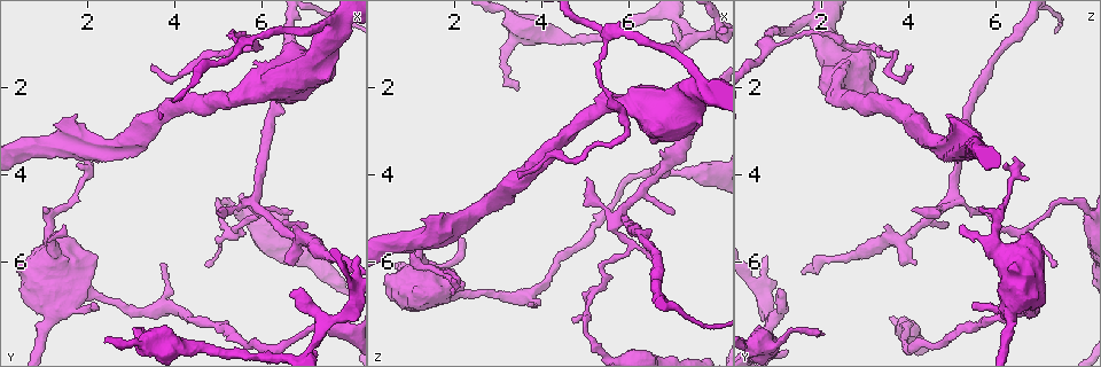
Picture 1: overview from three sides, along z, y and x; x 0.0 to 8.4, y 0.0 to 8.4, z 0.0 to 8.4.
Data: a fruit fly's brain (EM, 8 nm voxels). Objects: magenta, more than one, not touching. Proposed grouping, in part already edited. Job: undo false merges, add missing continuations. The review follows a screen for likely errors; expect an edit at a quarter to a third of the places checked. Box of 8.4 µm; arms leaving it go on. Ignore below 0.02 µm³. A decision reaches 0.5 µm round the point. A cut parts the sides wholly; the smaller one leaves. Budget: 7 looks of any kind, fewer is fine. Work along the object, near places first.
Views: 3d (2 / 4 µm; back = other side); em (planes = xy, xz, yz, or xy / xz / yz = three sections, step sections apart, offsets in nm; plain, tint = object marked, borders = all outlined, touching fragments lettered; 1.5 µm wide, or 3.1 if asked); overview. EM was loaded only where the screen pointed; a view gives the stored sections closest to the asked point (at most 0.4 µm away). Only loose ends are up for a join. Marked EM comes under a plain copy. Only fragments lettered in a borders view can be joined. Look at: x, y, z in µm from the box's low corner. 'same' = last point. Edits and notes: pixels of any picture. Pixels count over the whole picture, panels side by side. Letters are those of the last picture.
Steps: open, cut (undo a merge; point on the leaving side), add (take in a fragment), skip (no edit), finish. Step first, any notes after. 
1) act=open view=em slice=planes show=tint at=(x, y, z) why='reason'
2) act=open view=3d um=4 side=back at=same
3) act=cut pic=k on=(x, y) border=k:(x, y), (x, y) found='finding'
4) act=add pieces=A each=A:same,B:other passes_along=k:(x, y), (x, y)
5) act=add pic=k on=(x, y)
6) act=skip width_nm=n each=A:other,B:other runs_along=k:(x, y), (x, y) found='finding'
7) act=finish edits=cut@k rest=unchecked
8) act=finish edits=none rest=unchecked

act=open view=3d um=2 at=(4.70, 6.10, 7.25) why='tapers out'

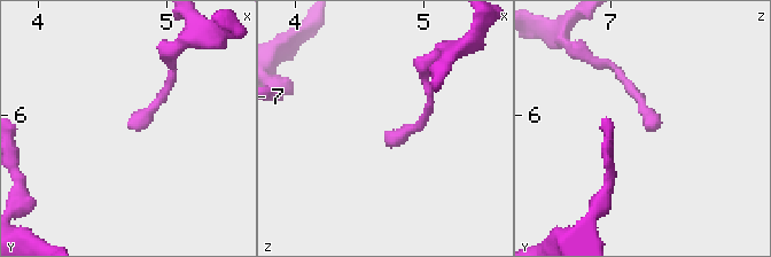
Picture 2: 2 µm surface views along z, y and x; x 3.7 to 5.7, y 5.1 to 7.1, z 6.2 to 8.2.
act=open view=em slice=planes show=borders at=(4.70, 6.06, 7.26)

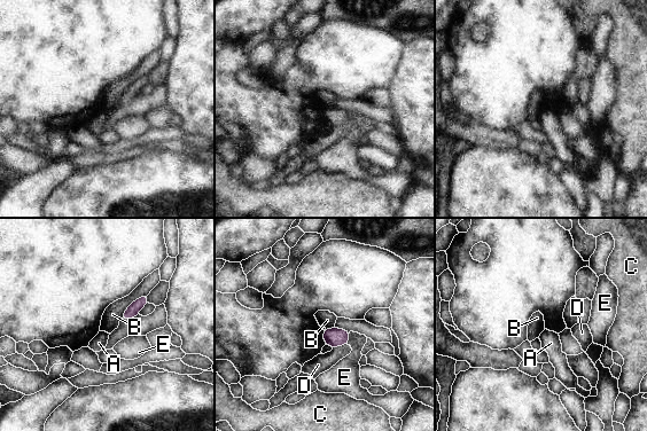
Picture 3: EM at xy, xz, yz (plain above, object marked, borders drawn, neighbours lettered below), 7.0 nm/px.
act=skip each=A:other,B:other,C:other,D:other,E:other border=3:(147, 294), (137, 298), (119, 319) found='no lettered fragment goes on from it'

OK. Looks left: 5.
act=open view=em slice=planes show=tint at=(5.90, 1.15, 3.15) why='sharp bend'

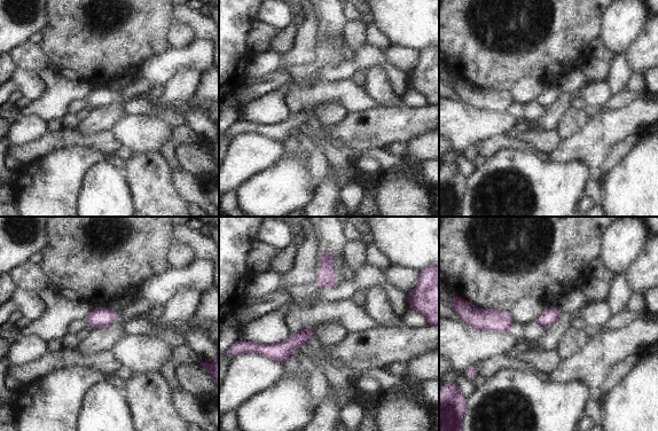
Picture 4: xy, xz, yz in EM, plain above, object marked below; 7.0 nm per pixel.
act=open view=em slice=planes show=borders at=same

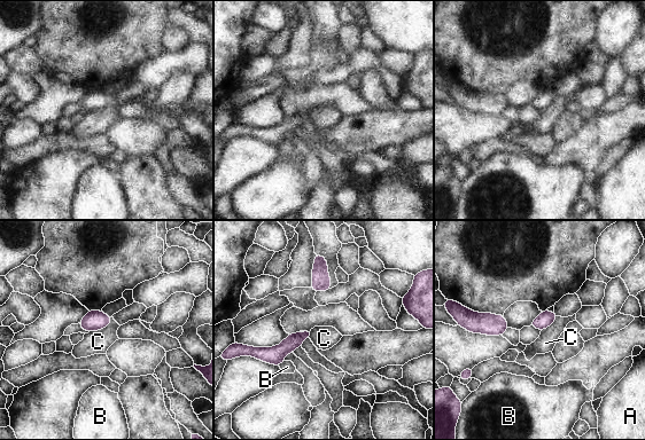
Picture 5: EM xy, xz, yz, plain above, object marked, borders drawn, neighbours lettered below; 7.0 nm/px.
act=skip each=A:other,B:other,C:other found='one neuron here'

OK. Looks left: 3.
act=open view=em slice=planes show=tint at=(5.50, 0.95, 0.80) why='three arms meet'

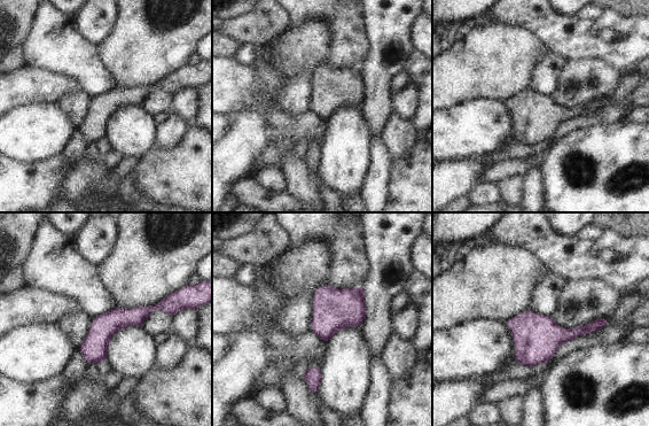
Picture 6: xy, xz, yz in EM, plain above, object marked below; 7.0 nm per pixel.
act=open view=em slice=planes show=borders at=same why='see the neighbours'

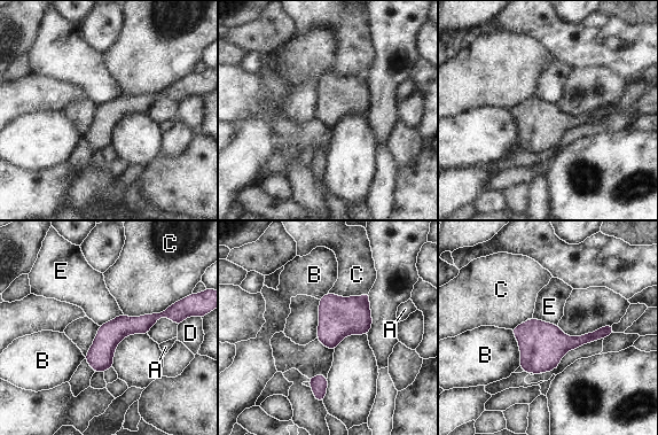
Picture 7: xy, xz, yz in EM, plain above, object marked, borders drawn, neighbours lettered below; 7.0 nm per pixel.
act=skip each=A:other,B:other,C:other,D:other,E:other border=7:(533, 317), (557, 325) found='continuous, no second neuron'

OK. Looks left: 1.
act=finish edits=none rest=unchecked

